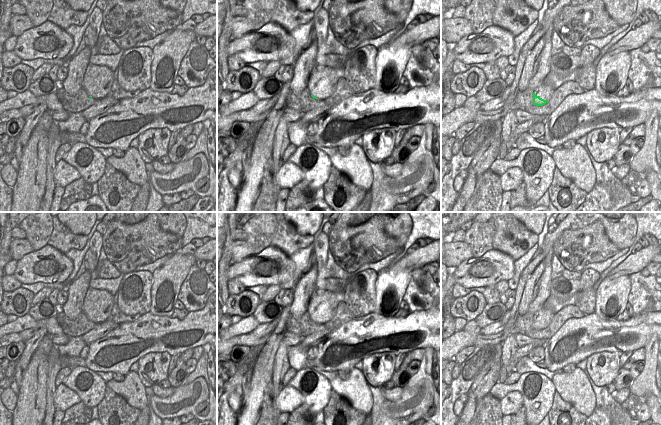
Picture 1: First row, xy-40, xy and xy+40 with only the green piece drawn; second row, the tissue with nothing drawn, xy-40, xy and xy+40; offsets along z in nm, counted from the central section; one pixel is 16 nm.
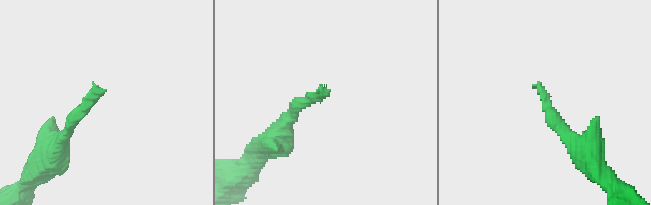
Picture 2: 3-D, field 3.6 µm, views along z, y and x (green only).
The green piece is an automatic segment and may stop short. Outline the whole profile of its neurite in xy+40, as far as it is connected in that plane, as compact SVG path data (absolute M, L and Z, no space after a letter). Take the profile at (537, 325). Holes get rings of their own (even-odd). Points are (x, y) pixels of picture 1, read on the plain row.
M543 307L533 316L533 328L536 330L545 329L550 324L553 316L554 313Z

